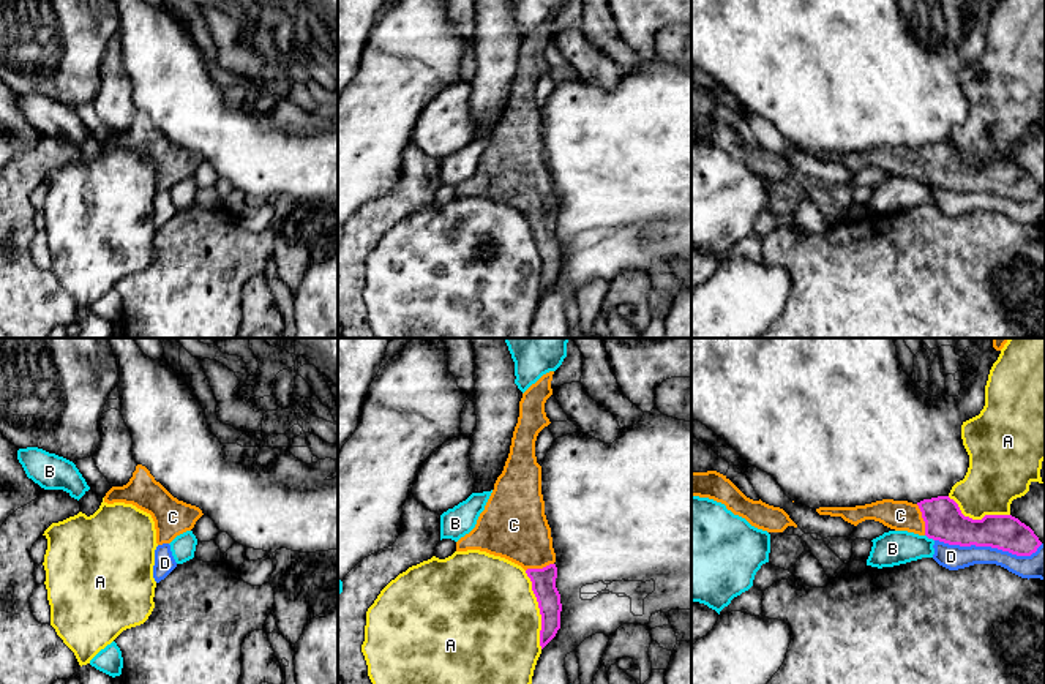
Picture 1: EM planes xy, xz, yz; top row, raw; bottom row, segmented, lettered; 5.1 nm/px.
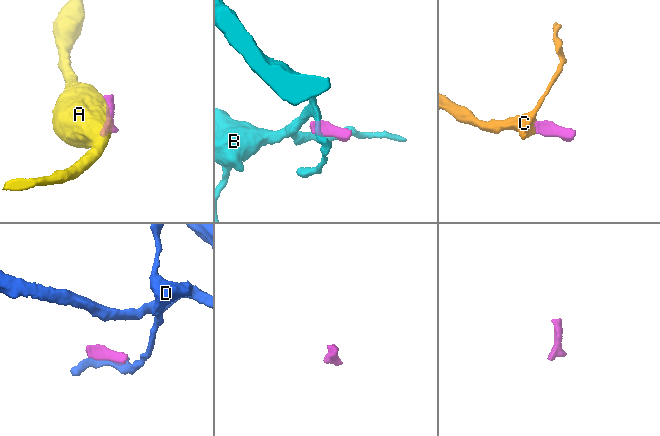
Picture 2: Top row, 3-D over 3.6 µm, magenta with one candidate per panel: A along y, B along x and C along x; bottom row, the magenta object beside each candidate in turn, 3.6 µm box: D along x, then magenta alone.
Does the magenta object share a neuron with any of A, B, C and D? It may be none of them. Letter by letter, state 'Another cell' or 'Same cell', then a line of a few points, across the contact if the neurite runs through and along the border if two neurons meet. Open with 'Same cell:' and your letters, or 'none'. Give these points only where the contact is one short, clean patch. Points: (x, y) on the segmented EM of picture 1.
Same cell: C
A: Another cell
B: Another cell
C: Same cell. Line: yz (944, 522), (924, 520), (900, 515)
D: Another cell

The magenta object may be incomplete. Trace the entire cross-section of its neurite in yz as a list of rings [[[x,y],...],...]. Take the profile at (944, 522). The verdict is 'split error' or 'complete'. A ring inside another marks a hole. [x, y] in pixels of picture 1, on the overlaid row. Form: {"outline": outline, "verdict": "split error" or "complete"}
{"outline": [[[949,496],[923,499],[917,504],[908,501],[882,499],[856,507],[819,507],[819,515],[841,517],[857,526],[865,520],[875,520],[895,531],[908,531],[949,545],[991,547],[1017,556],[1031,556],[1042,545],[1034,531],[1012,515],[985,515],[982,520],[964,517],[958,504]]], "verdict": "split error"}

